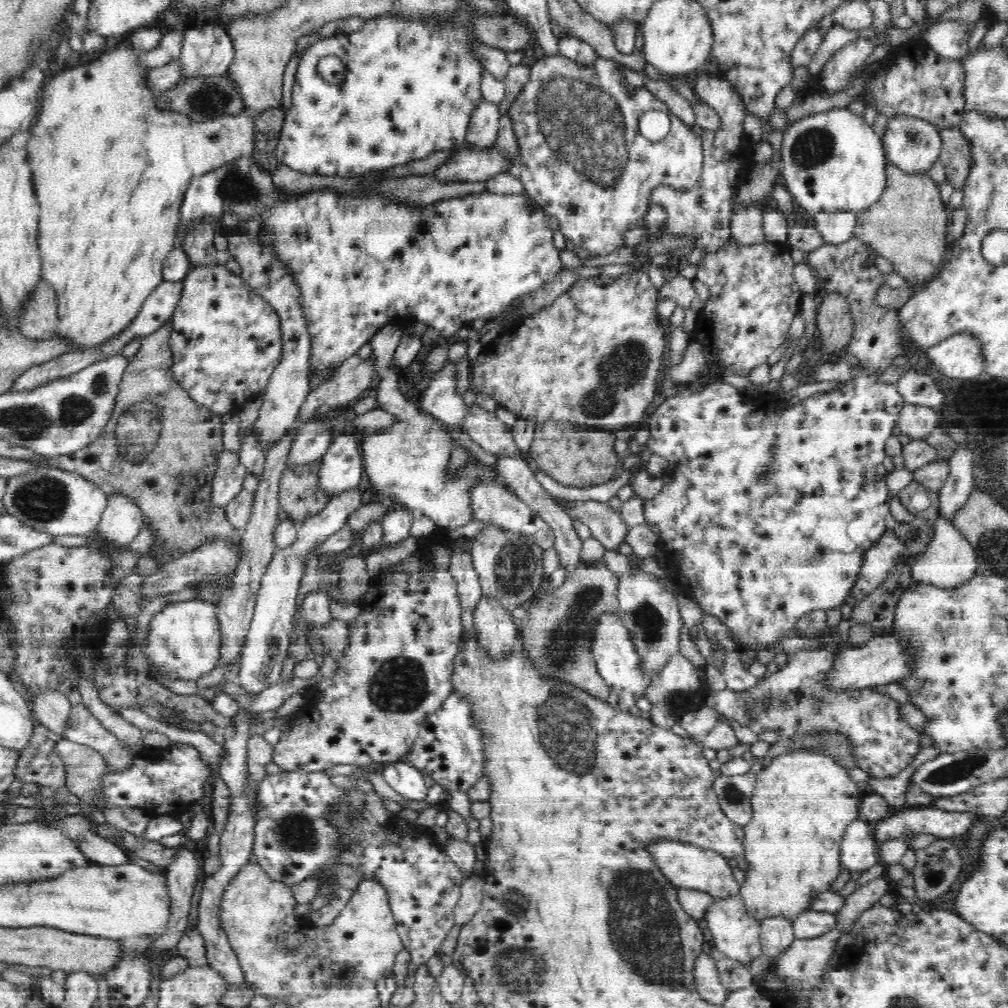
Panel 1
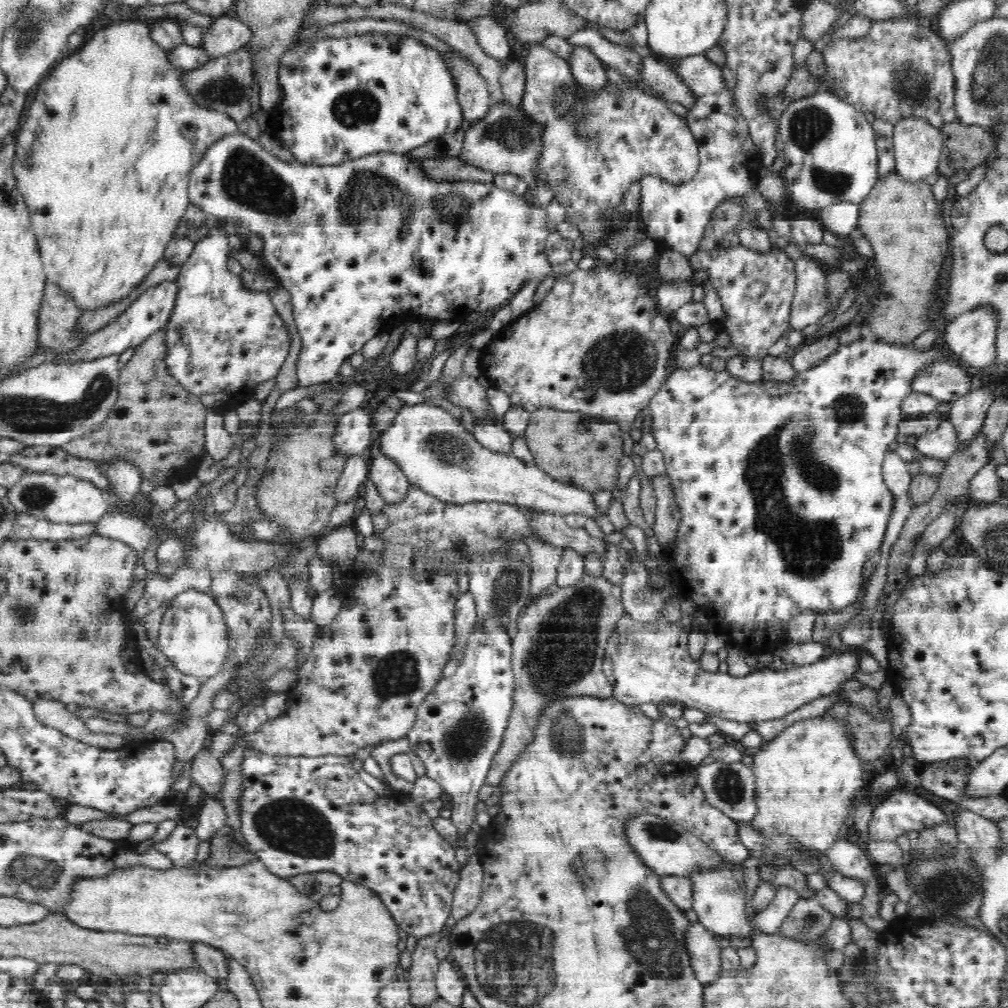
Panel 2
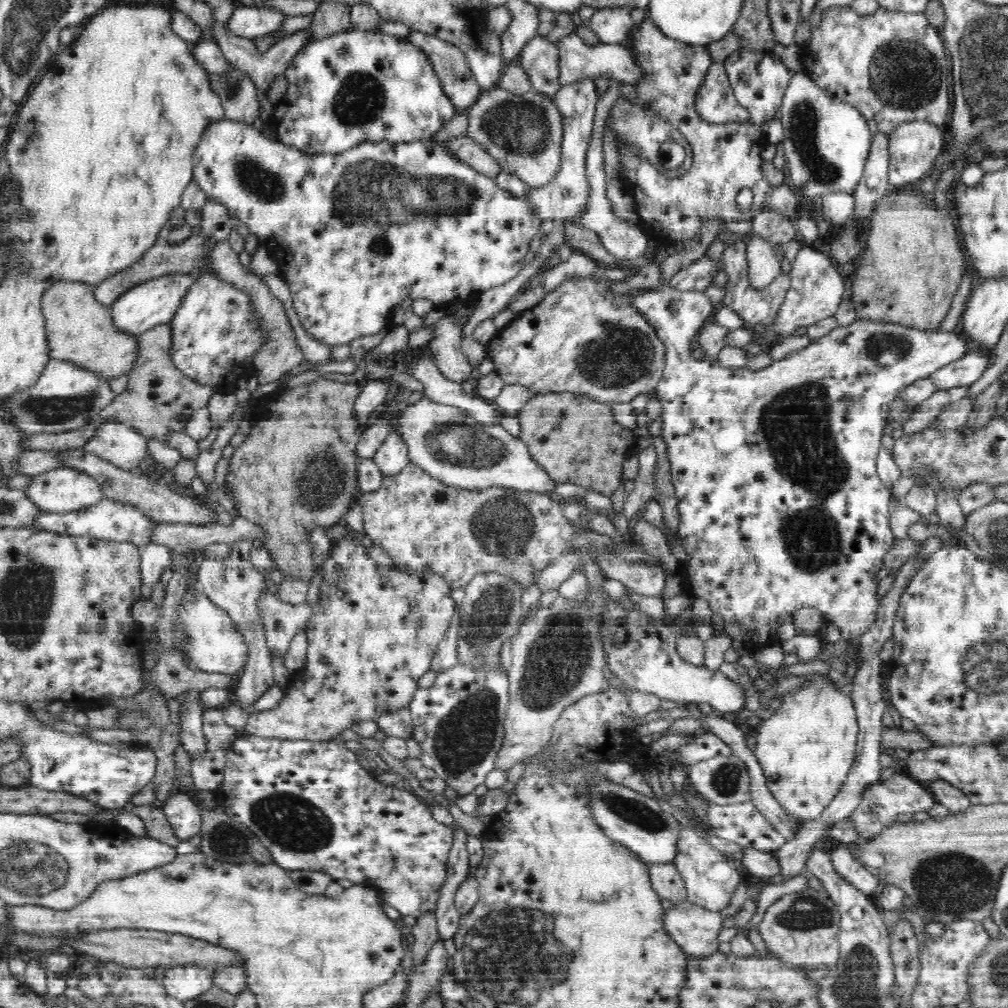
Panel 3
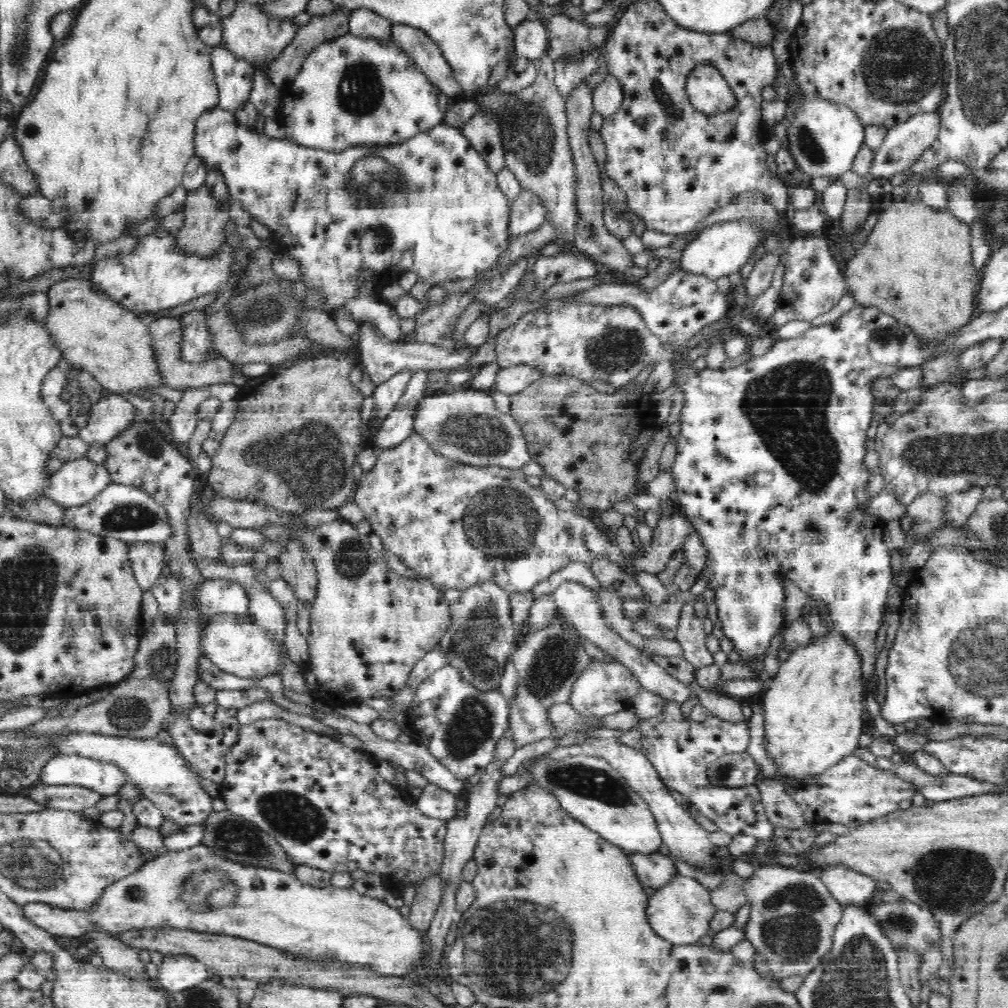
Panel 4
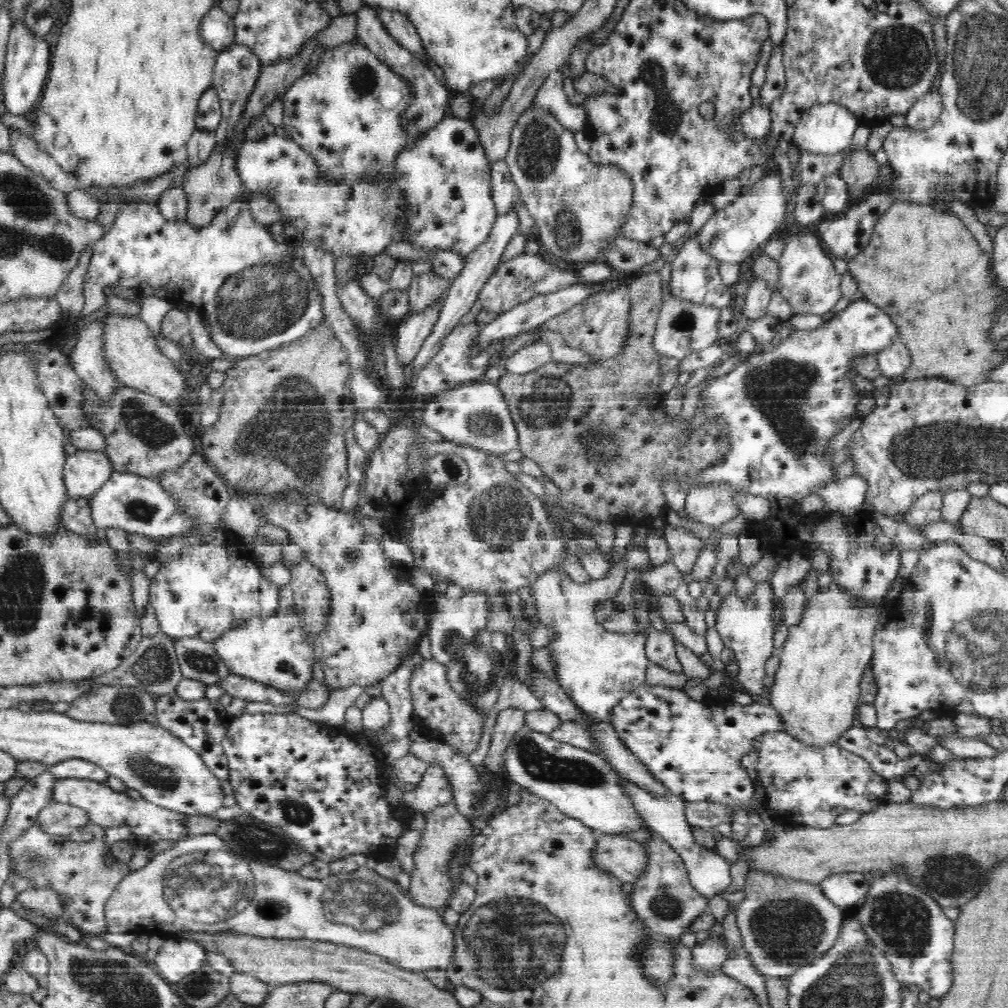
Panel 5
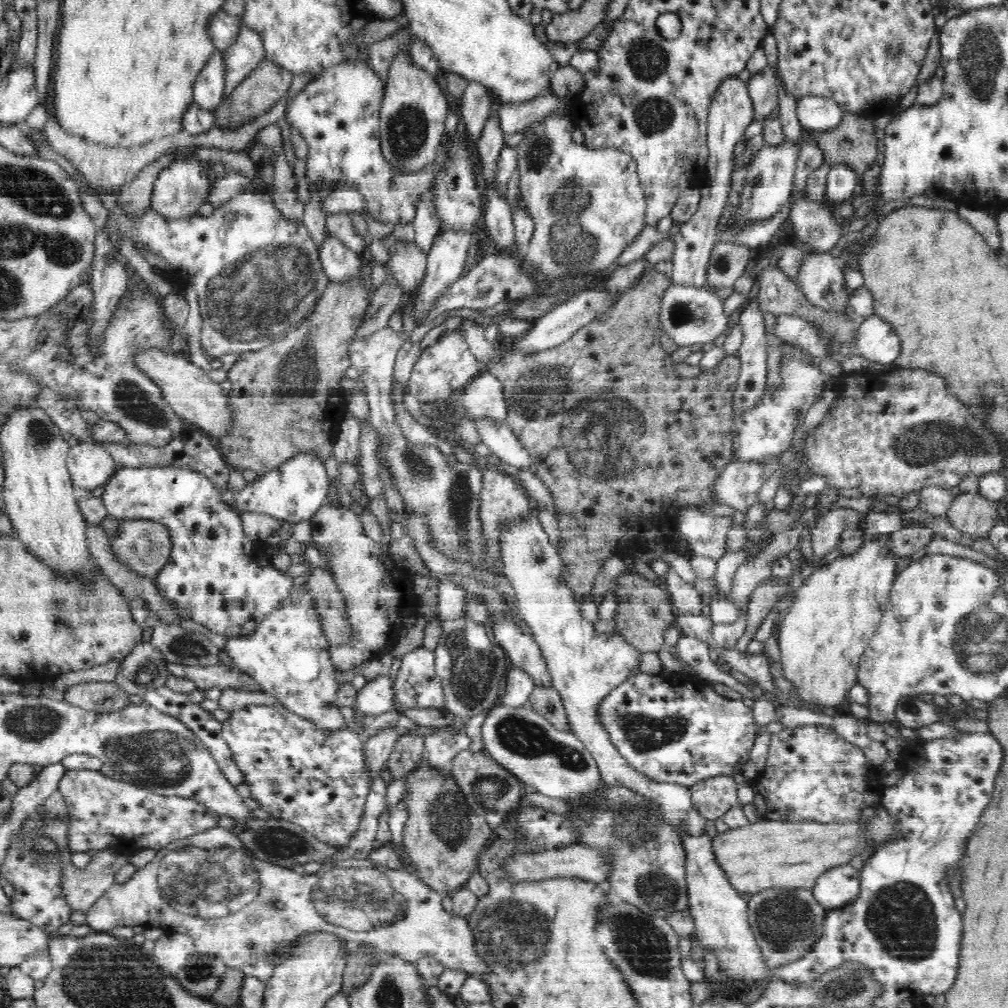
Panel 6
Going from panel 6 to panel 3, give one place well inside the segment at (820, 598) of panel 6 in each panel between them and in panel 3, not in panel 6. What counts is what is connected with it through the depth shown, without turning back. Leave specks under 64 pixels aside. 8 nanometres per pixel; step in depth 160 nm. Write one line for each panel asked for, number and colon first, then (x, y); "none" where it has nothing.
3: (807, 747)
4: (813, 709)
5: (816, 693)

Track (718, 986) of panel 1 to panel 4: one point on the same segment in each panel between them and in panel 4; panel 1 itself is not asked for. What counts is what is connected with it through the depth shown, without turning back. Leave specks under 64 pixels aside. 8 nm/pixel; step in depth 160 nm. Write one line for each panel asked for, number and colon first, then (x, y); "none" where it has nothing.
2: (705, 955)
3: (695, 930)
4: (681, 911)

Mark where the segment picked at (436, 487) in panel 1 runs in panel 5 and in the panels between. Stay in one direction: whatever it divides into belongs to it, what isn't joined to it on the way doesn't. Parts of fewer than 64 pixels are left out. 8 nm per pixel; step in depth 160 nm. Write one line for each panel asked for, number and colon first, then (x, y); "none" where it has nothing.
2: (435, 453)
3: (443, 441)
4: (465, 425)
5: (475, 414)

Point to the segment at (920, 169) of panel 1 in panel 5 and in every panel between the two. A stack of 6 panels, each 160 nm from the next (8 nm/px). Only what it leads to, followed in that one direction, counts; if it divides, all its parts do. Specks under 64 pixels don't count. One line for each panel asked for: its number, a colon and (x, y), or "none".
2: (918, 146)
3: (913, 147)
4: (903, 145)
5: (924, 114)

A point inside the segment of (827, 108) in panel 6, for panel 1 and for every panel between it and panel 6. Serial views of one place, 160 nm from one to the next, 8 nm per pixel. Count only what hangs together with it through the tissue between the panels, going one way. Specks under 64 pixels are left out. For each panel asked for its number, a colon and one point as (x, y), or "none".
1: (832, 161)
2: (831, 157)
3: (826, 142)
4: (823, 137)
5: (829, 128)

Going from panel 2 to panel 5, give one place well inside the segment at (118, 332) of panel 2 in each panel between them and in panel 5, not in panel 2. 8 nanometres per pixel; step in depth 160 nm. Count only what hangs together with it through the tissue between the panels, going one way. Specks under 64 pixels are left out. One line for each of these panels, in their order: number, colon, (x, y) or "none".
3: (139, 309)
4: (157, 274)
5: (256, 294)

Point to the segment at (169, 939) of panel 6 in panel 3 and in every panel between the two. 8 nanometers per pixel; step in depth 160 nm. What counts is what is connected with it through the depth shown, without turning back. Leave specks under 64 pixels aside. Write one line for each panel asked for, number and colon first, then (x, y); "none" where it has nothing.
3: (182, 983)
4: (175, 973)
5: (177, 958)

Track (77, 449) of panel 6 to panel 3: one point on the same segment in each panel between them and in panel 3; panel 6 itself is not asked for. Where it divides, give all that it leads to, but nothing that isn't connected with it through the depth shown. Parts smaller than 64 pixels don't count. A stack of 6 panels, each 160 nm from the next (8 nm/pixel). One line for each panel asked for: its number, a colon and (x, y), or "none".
3: (62, 490)
4: (77, 482)
5: (85, 472)

